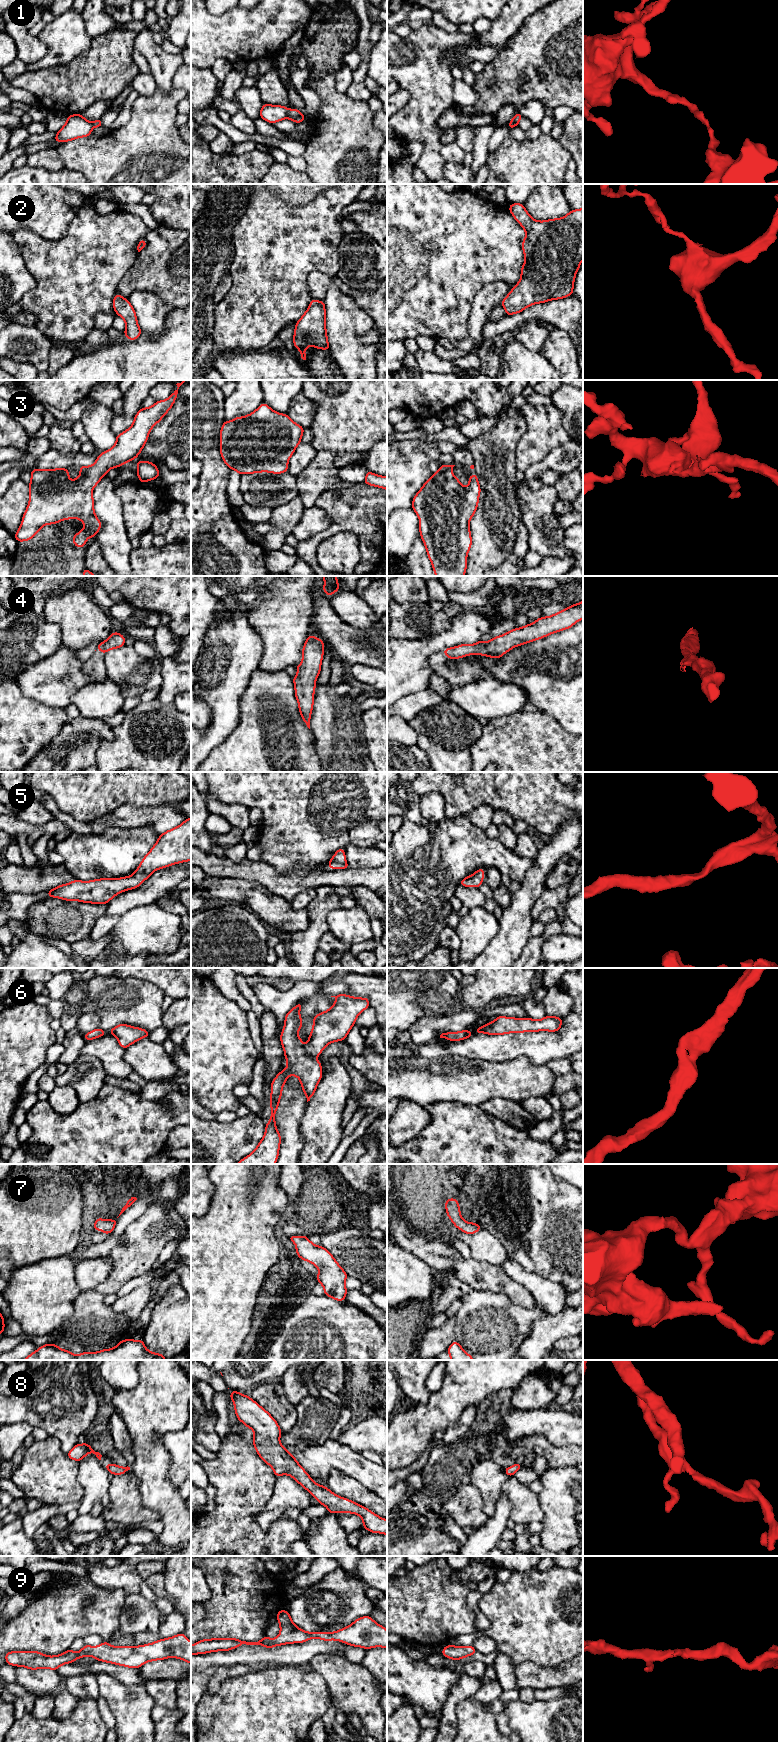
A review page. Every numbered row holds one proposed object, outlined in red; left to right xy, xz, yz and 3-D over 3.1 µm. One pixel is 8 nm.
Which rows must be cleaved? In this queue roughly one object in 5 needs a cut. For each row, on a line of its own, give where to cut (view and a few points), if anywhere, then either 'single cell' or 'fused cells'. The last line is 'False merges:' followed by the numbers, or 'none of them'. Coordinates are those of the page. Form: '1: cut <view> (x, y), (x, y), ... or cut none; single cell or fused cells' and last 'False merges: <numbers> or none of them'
1: cut xz (287, 109), (288, 117); fused cells
2: cut none; single cell
3: cut none; single cell
4: cut none; single cell
5: cut none; single cell
6: cut none; single cell
7: cut none; single cell
8: cut none; single cell
9: cut none; single cell
False merges: 1

